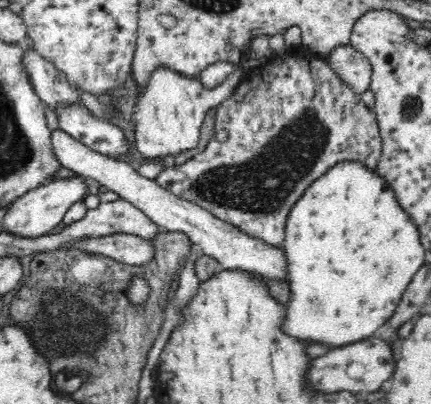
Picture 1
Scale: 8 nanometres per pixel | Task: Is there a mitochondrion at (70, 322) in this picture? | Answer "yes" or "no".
yes

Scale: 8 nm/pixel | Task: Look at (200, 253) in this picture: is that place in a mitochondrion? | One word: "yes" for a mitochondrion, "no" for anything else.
no

